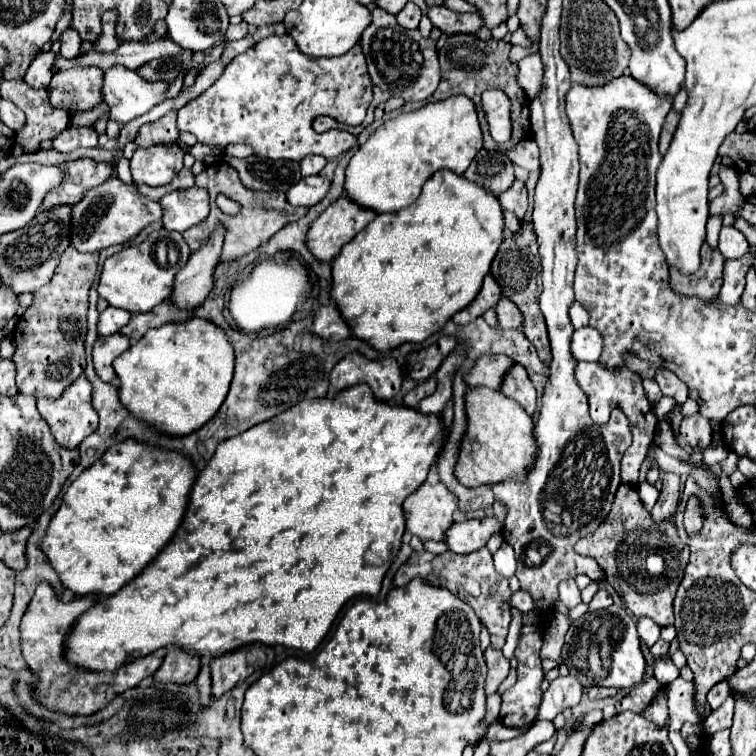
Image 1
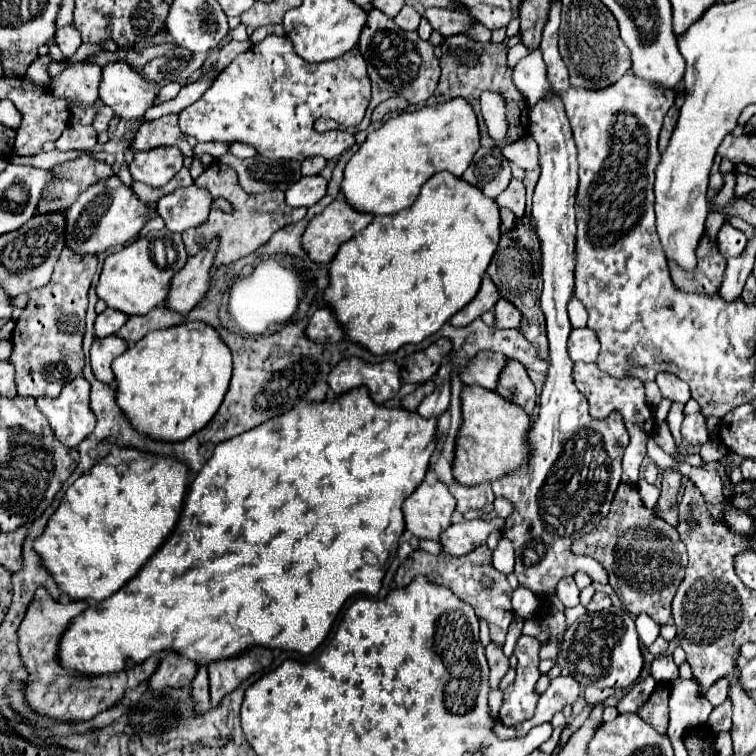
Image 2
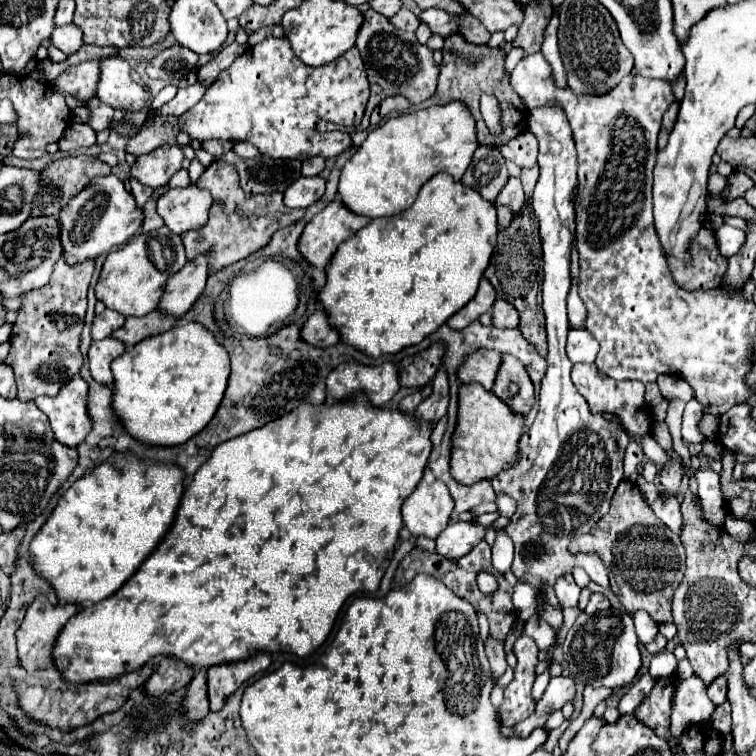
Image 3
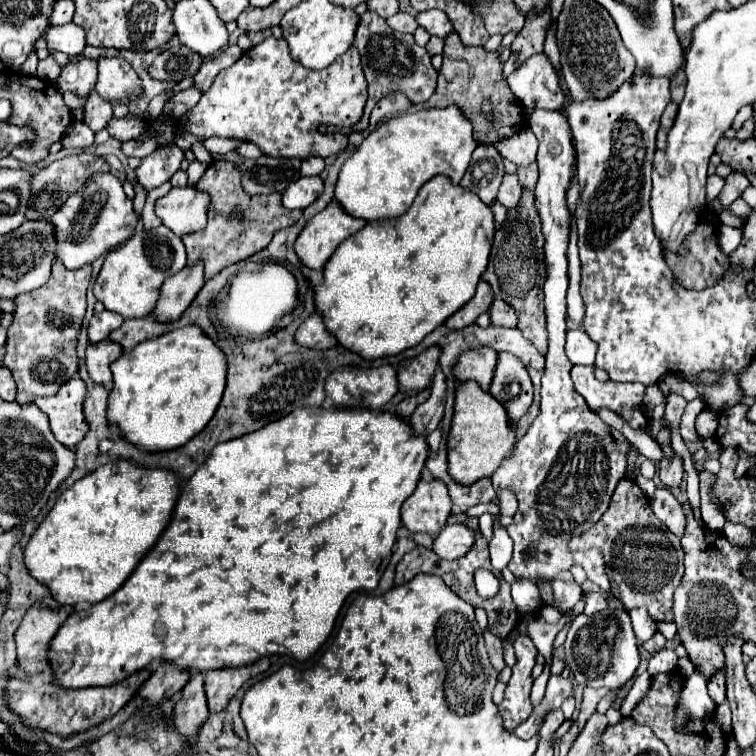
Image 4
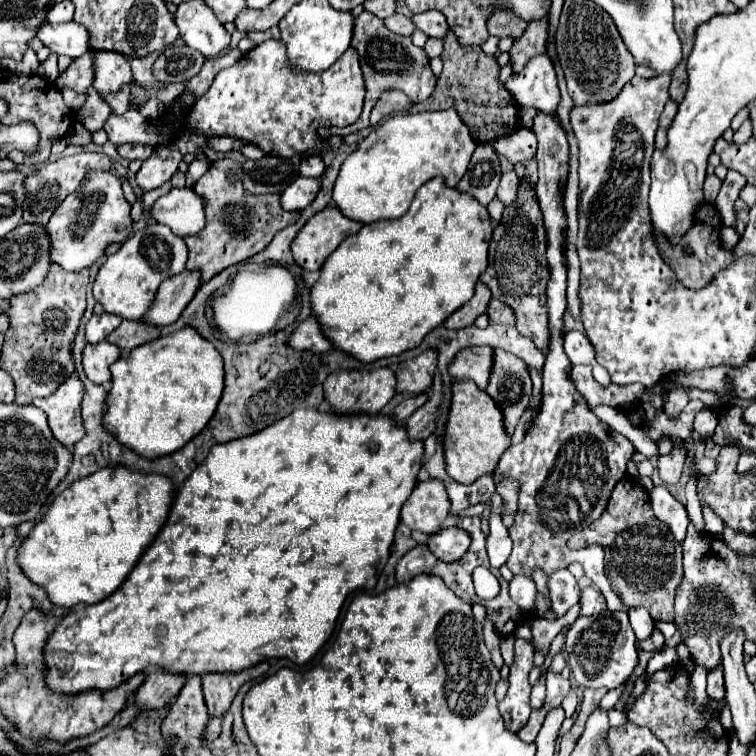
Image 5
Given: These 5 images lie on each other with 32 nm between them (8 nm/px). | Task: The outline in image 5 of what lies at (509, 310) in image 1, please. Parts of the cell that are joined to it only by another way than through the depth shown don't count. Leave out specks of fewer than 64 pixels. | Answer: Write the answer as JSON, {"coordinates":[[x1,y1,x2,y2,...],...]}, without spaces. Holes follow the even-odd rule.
{"coordinates":[[490,300,486,314,488,314,488,318,492,322,498,322,498,324,514,324,514,312,506,304,502,304,500,300]]}

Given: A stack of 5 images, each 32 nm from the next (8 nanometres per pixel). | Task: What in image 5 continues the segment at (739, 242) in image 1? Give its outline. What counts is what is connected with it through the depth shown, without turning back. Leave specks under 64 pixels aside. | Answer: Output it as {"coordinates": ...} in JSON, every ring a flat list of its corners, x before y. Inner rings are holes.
{"coordinates":[[730,226,722,228,722,244,724,244,724,248,734,250,734,246,738,244,738,234,734,232,734,228,730,228]]}

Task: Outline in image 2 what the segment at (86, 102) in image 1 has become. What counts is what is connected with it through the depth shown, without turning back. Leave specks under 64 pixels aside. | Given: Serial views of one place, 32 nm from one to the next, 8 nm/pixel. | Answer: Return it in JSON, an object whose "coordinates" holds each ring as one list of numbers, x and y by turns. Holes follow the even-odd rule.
{"coordinates":[[82,62,68,66,62,74,58,74,52,82,52,94,62,96,66,102,76,106,92,106,98,100,98,84,102,78,102,70,94,62]]}

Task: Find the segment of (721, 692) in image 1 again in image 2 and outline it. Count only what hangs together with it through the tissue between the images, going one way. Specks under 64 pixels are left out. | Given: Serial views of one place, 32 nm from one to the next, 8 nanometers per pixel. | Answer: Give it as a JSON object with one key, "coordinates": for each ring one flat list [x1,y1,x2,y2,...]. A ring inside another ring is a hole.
{"coordinates":[[726,676,720,678,720,680,716,680,716,684,712,684,712,688,708,688,706,698,708,698,714,706,720,706,720,704,728,698,728,680,726,680]]}

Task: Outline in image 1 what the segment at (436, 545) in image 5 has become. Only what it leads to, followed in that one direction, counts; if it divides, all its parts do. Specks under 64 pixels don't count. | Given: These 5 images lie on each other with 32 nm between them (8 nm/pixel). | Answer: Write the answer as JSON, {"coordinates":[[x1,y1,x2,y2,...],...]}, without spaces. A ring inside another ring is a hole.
{"coordinates":[[496,518,464,520,462,524,452,524,452,528,448,528,444,542,448,544,450,552,470,554,486,546,488,538,500,530,502,530,502,522,498,522]]}

